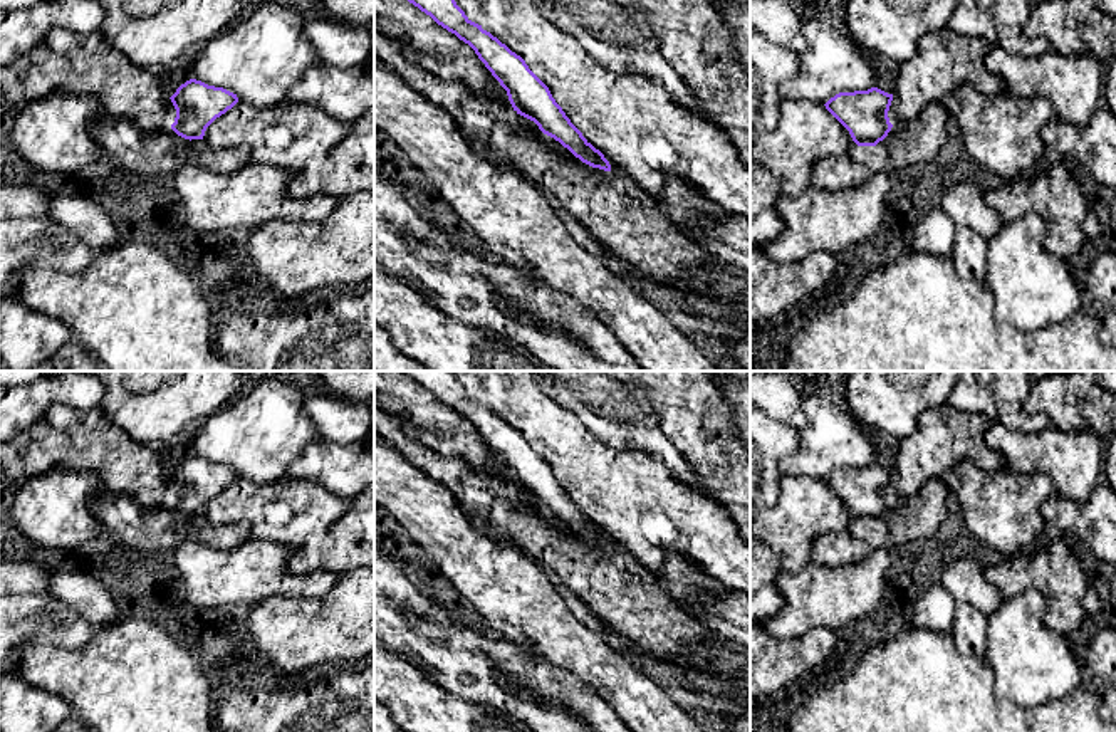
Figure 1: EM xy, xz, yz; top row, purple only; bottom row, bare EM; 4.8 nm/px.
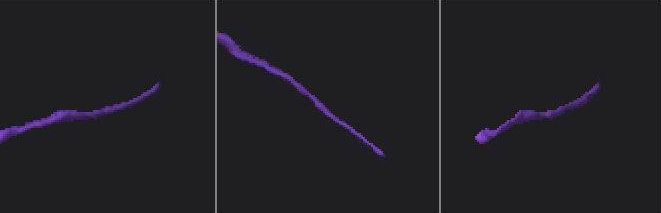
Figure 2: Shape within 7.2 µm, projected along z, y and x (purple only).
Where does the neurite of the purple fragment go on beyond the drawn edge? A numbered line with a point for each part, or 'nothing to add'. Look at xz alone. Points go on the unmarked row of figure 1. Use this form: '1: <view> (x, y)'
nothing to add

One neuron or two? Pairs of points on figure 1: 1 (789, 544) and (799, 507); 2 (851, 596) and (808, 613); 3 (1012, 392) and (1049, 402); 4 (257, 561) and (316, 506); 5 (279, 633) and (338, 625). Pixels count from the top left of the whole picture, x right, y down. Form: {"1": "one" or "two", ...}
{"1": "one", "2": "one", "3": "two", "4": "two", "5": "one"}

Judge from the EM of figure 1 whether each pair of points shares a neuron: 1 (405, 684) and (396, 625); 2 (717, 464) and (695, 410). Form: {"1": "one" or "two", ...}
{"1": "two", "2": "one"}

